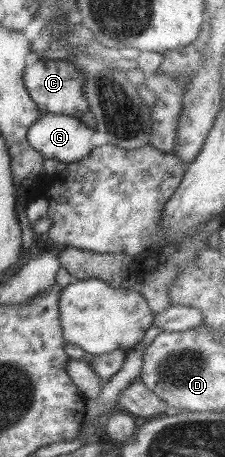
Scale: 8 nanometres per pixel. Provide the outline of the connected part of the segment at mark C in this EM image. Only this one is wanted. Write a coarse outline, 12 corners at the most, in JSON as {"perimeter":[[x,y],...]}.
{"perimeter":[[30,60],[22,80],[41,114],[90,111],[65,60]]}

